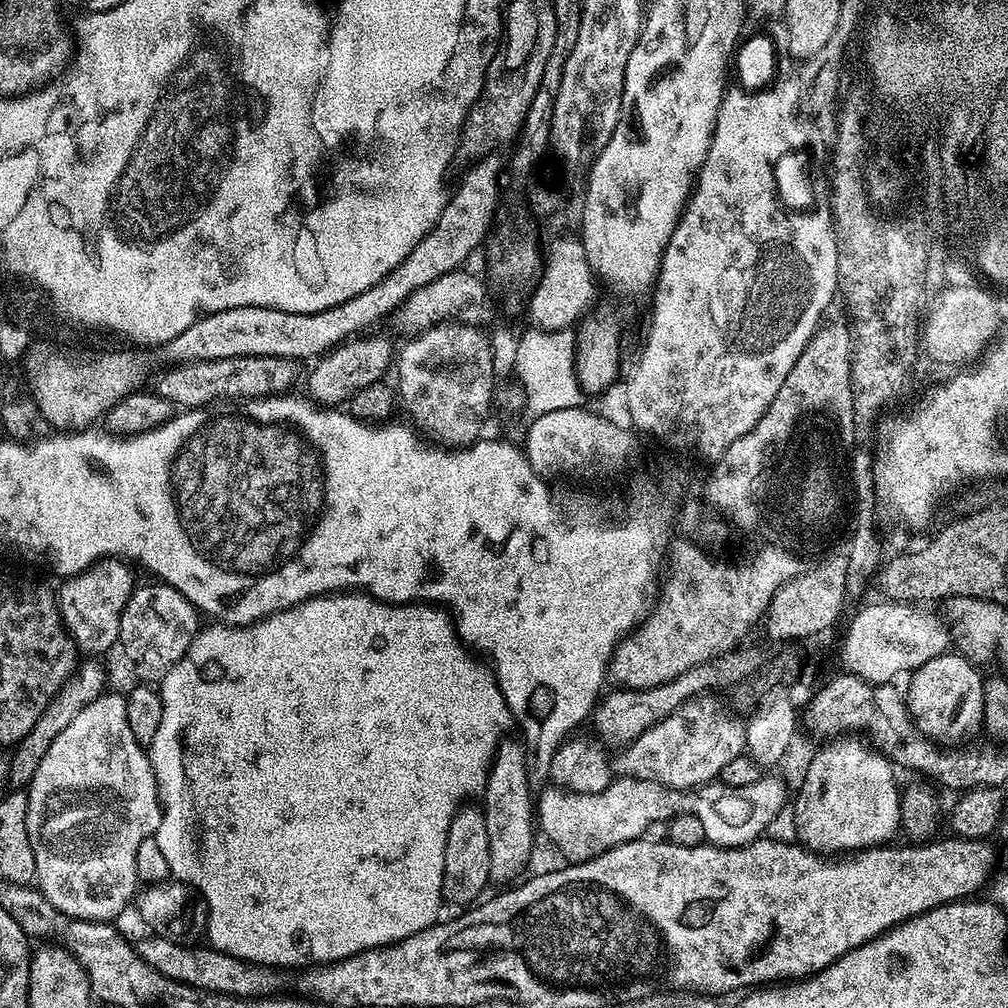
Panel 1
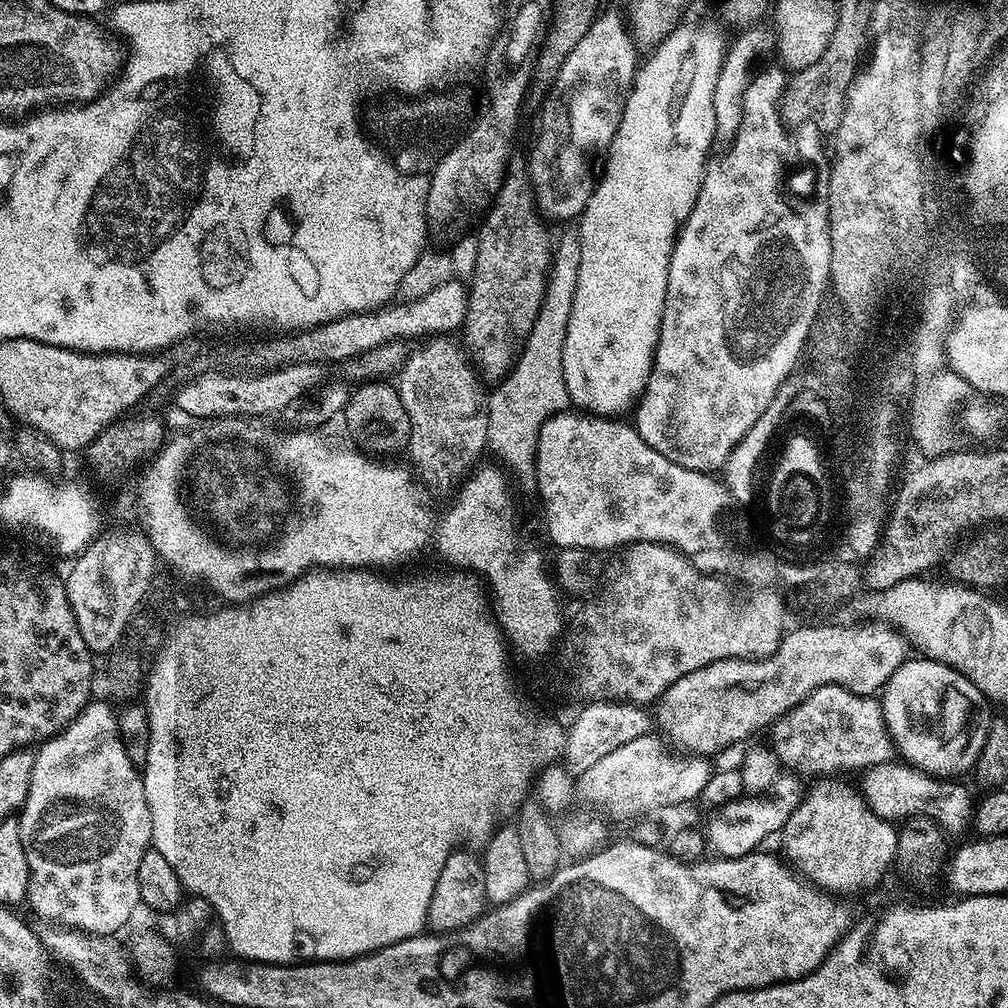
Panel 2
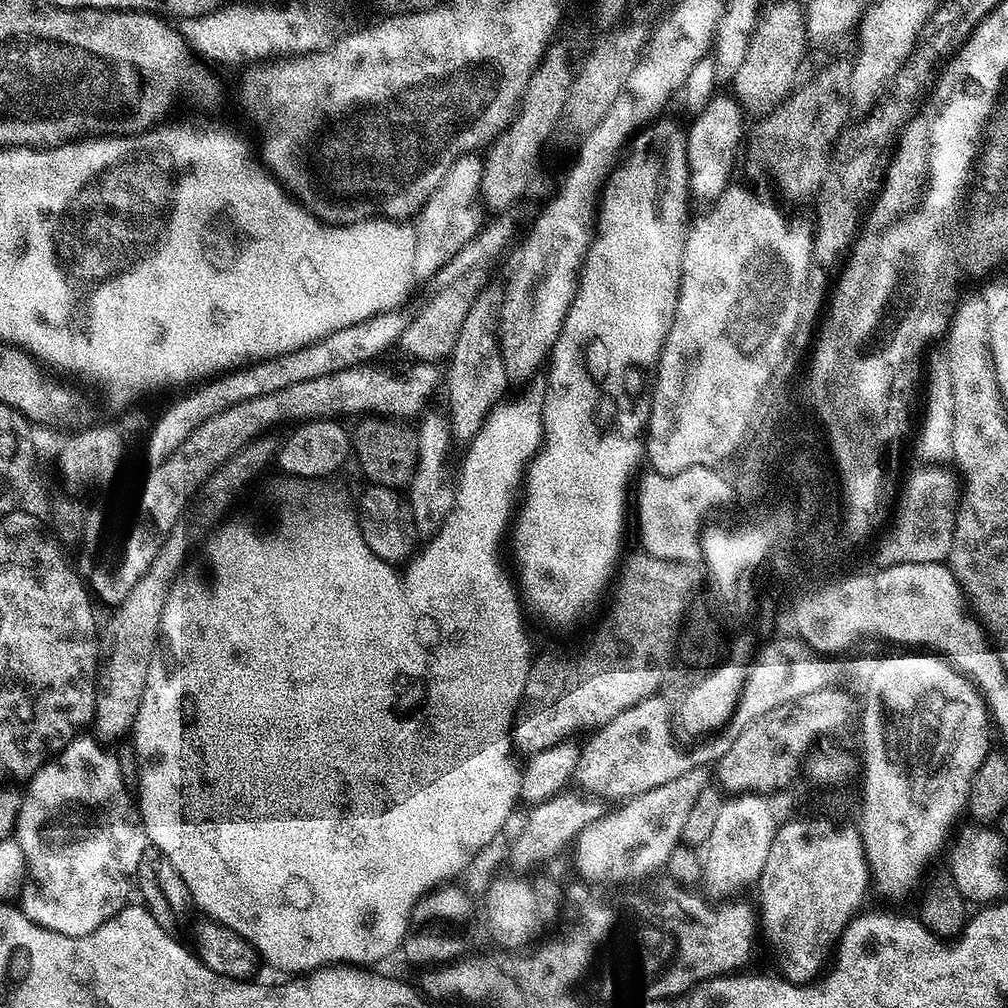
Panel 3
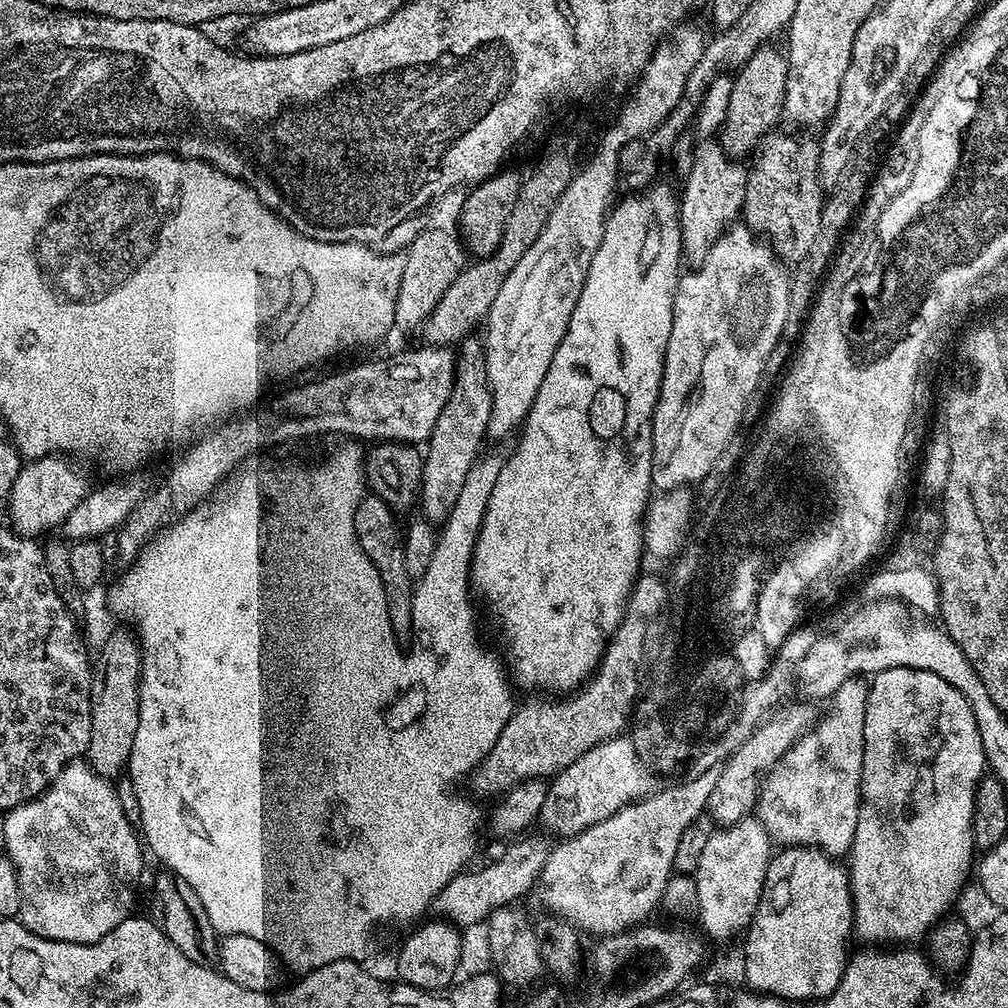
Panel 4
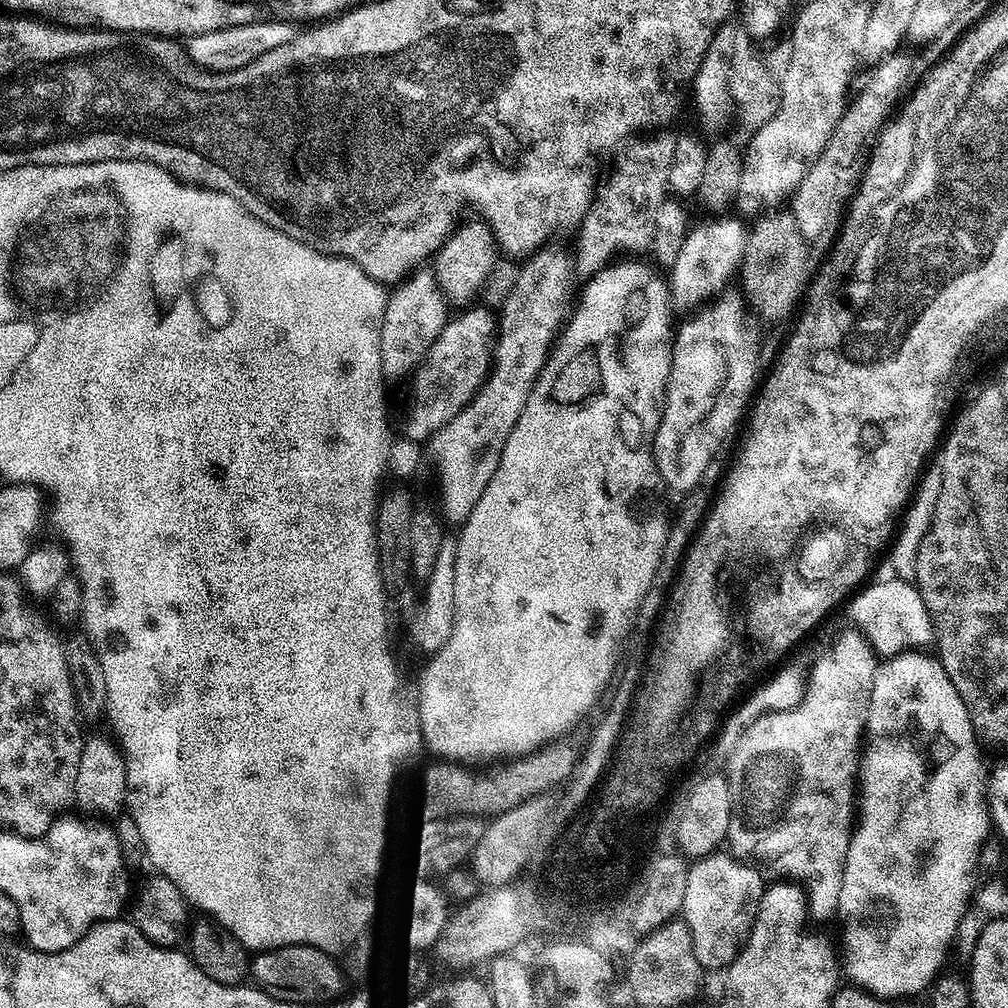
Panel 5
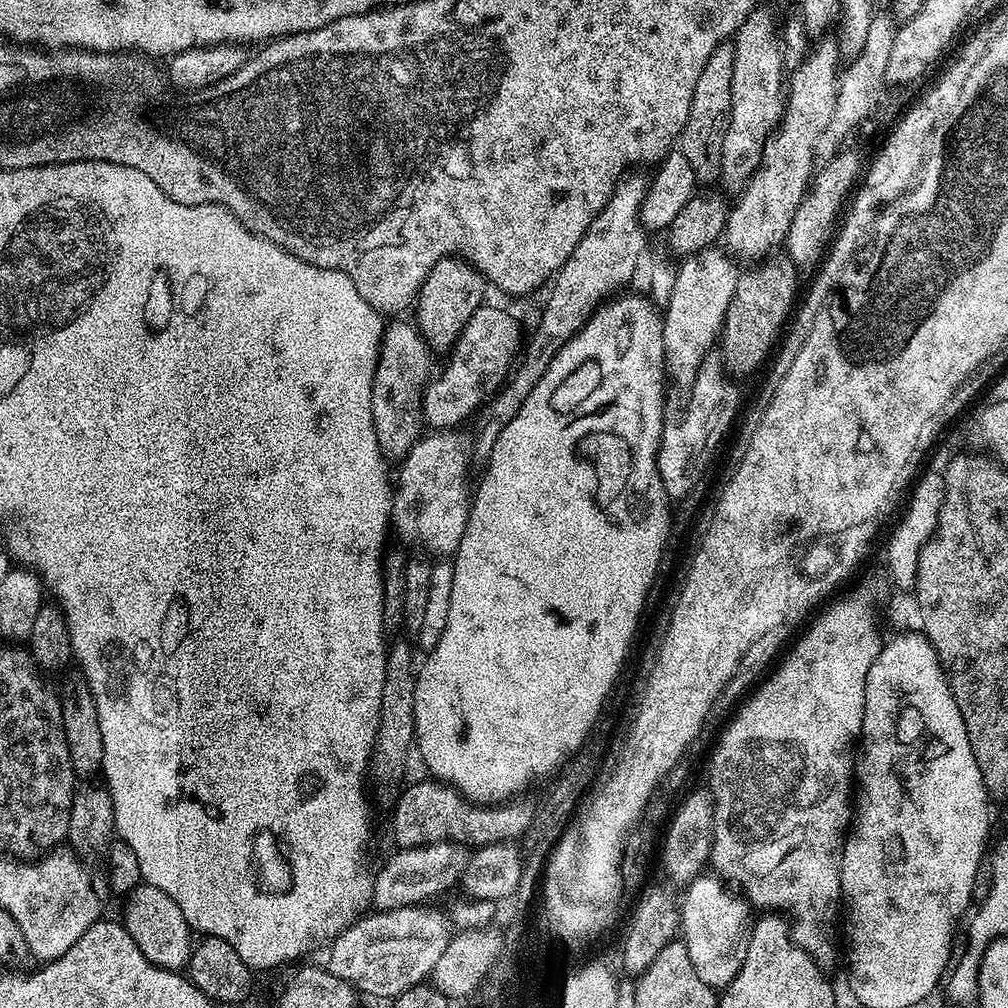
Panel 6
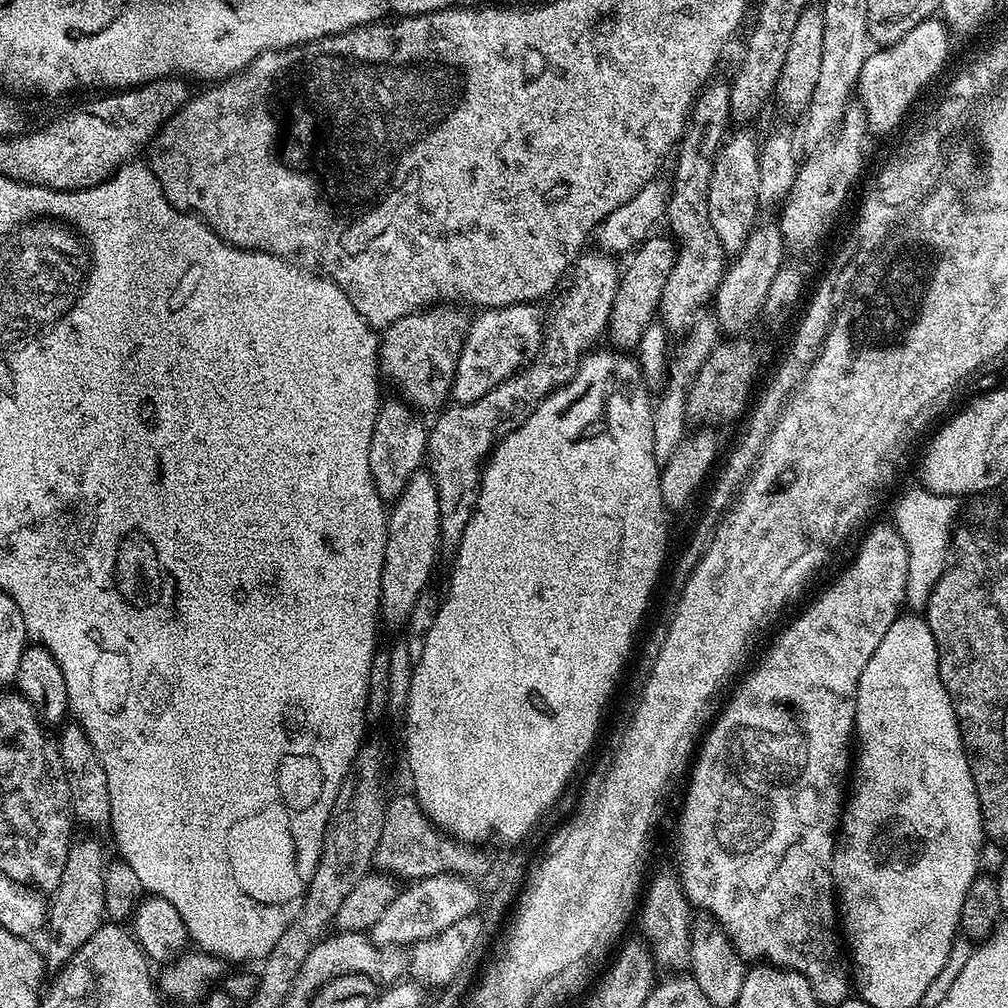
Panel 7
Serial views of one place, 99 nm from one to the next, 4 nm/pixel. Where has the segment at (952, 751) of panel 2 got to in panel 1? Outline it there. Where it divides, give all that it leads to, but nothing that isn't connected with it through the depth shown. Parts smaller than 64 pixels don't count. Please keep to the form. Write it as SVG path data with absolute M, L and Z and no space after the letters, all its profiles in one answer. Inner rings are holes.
M945 654L926 662L921 668L911 673L906 688L906 703L908 715L916 726L917 732L922 736L935 740L941 746L960 746L969 738L981 731L983 722L983 681L981 674L976 673L977 665L971 659L959 654Z

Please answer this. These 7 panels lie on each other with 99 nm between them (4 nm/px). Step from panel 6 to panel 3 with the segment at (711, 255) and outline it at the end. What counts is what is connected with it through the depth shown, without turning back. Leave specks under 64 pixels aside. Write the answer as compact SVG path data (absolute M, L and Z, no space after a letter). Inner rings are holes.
M716 94L708 105L698 113L700 121L688 138L688 187L693 197L701 196L704 202L711 202L723 194L733 183L732 171L736 168L736 155L741 155L746 140L744 108L735 95Z

